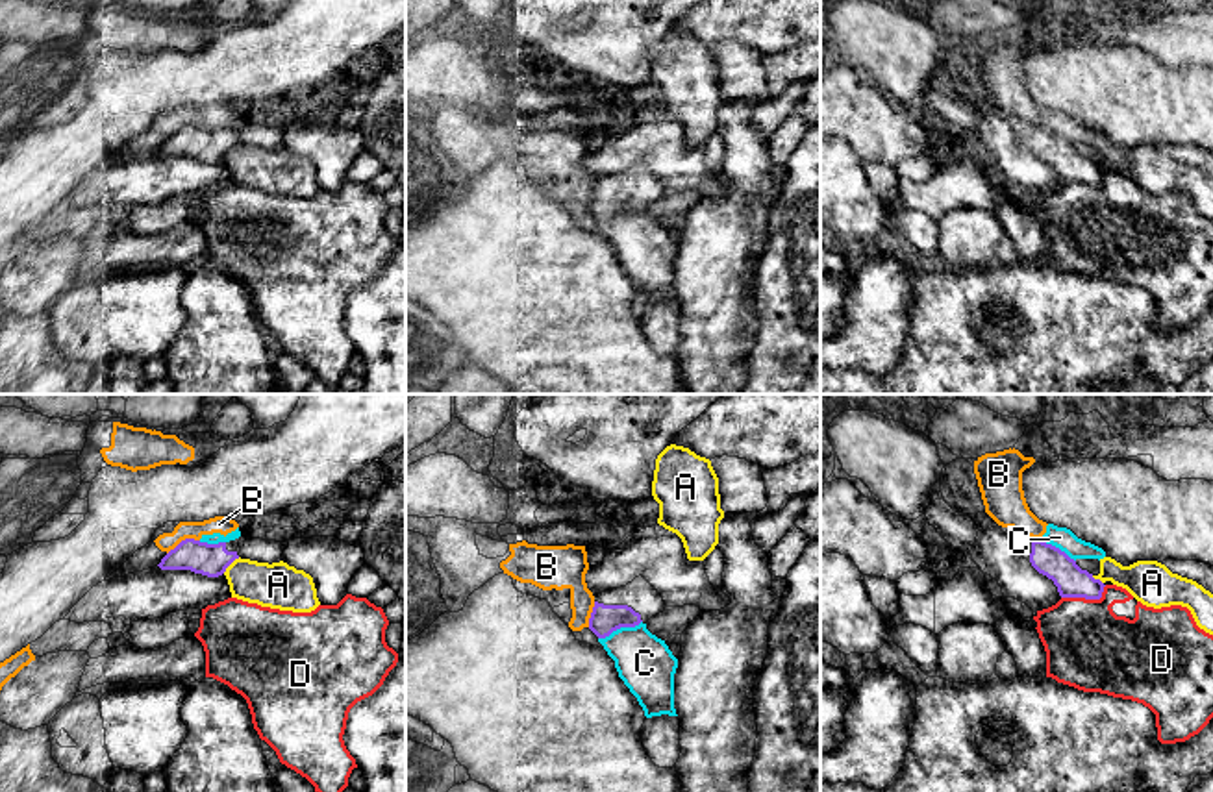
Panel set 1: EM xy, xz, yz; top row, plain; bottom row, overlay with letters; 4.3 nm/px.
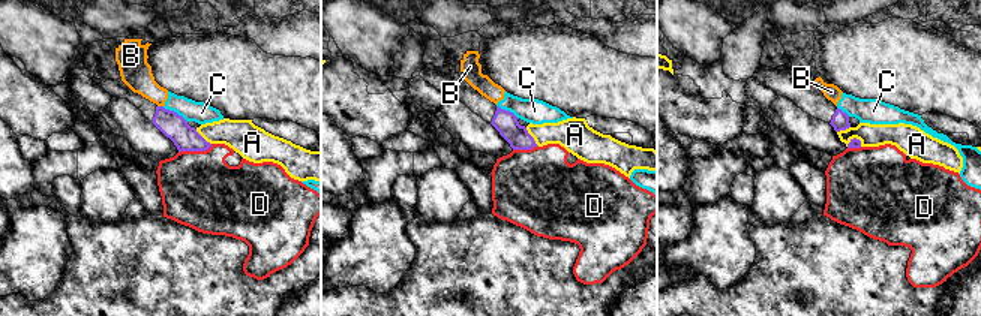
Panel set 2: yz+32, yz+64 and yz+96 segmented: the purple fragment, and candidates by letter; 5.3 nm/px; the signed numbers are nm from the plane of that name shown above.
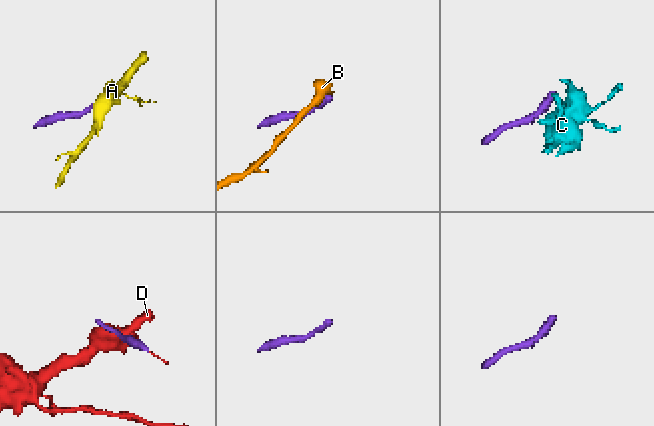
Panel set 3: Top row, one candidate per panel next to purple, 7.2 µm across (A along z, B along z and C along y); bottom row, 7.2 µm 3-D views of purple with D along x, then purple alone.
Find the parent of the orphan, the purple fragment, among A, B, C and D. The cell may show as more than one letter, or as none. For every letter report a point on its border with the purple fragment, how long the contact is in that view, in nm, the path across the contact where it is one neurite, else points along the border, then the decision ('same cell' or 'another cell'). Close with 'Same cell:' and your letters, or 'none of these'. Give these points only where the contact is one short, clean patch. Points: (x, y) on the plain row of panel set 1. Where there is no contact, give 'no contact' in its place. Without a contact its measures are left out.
A: contact xy (230, 148); length 100 nm; border xy (239, 143), (223, 158); another cell
B: contact xy (182, 126); length 160 nm; border xy (199, 124), (182, 124), (167, 139); another cell
C: contact xz (619, 213); length 200 nm; border xz (641, 206), (630, 213), (617, 213), (599, 224); another cell
D: contact yz (1086, 184); length 200 nm; another cell
Same cell: none of these

